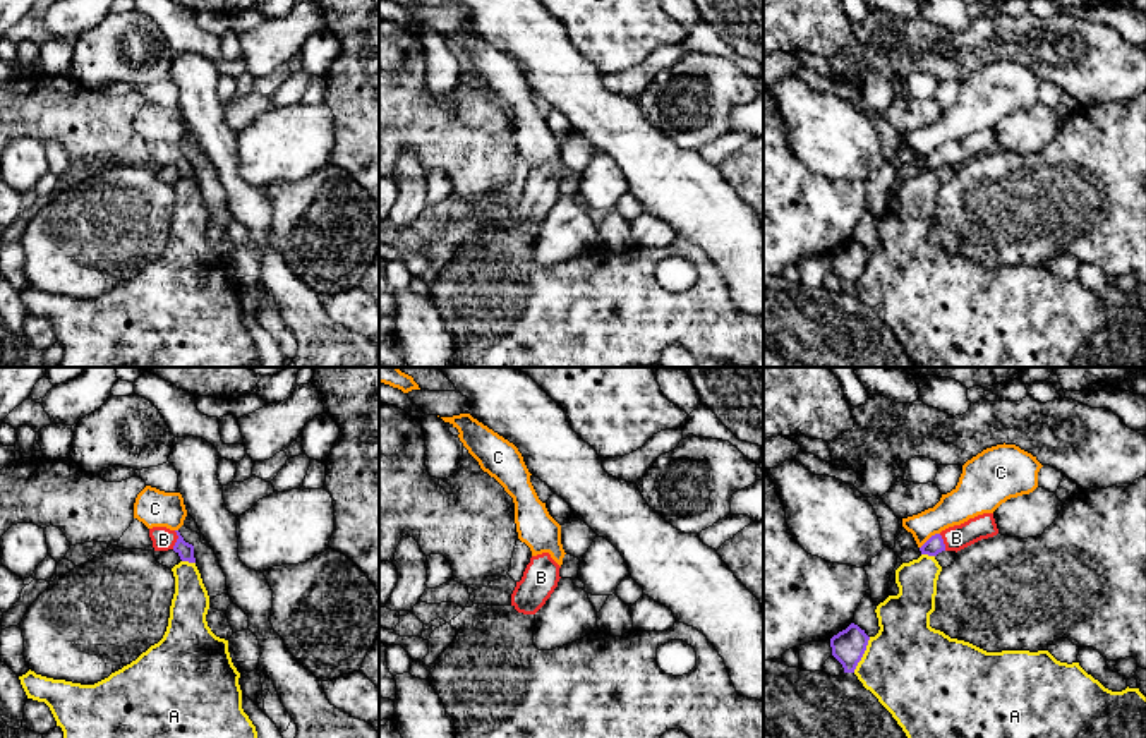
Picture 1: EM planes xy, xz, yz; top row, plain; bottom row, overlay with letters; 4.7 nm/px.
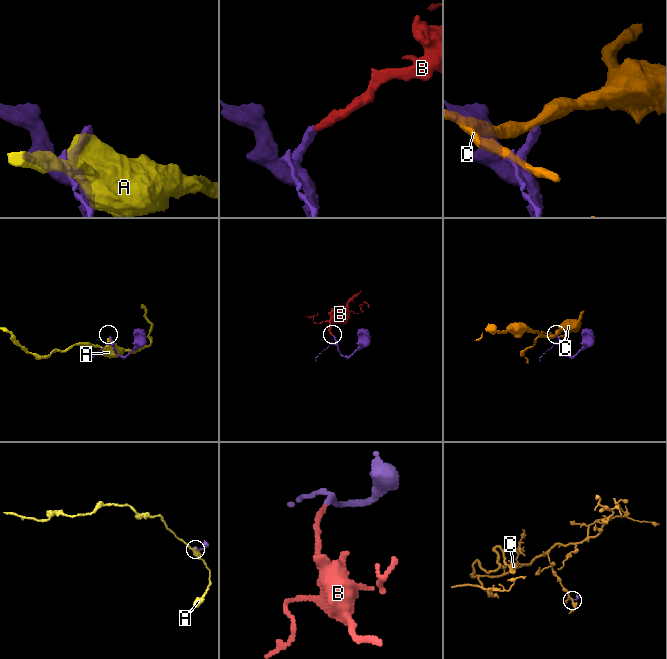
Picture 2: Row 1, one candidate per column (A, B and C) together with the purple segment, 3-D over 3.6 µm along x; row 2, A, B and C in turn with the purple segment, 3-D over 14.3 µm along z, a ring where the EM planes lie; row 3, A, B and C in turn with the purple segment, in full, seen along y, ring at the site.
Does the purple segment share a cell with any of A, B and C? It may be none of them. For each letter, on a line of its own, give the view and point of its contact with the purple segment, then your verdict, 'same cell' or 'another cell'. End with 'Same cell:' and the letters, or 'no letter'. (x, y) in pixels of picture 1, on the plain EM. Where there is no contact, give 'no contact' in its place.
A: meets purple in yz at (863, 268); another cell
B: meets purple in xy at (177, 155); same cell
C: meets purple in yz at (928, 155); another cell
Same cell: B

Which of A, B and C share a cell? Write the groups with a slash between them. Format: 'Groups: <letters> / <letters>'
Groups: A / B / C

